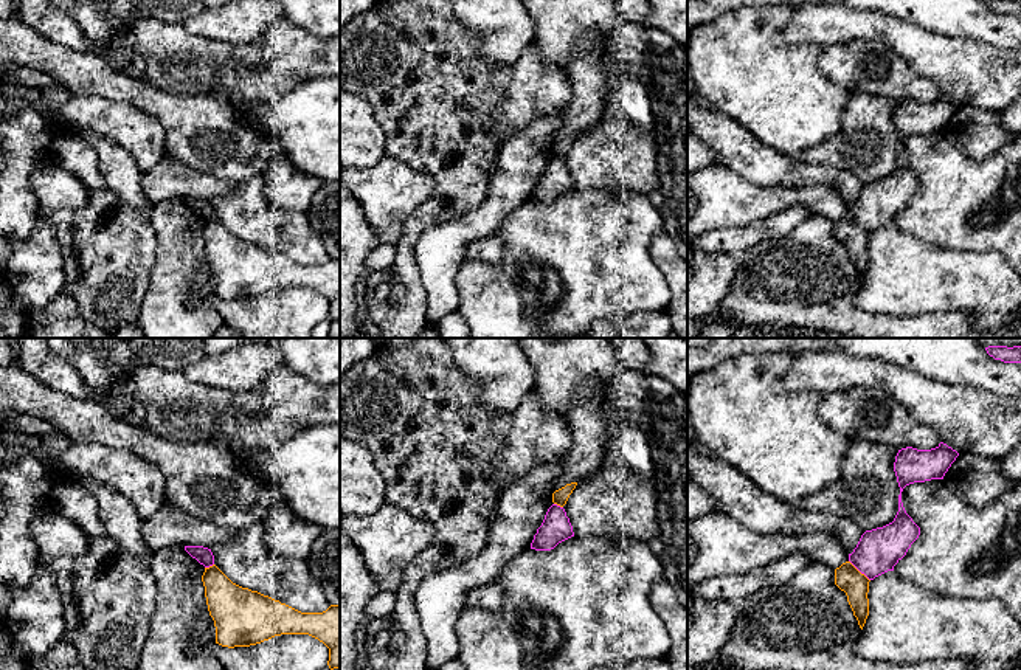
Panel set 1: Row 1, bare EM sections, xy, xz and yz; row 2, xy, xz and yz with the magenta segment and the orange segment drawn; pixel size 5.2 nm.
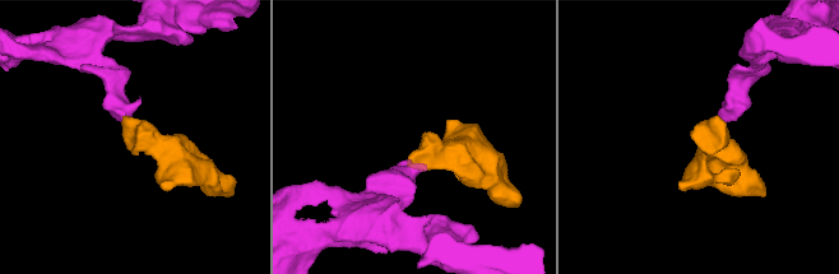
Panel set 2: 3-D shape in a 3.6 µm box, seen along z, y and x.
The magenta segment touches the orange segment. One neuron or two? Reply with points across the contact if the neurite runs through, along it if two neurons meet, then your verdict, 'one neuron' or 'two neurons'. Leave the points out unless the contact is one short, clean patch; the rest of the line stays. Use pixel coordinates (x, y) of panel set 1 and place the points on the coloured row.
border along yz (849, 560), (869, 580); two neurons

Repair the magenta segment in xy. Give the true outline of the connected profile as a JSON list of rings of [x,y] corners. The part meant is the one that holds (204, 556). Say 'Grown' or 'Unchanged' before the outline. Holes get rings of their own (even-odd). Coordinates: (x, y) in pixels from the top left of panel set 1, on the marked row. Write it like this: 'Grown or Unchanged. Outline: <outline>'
Unchanged. Outline: [[[185,546],[185,551],[196,558],[200,565],[205,568],[209,568],[214,565],[214,555],[211,549],[203,547],[203,546]]]

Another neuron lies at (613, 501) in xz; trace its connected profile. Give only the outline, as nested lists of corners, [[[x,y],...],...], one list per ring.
[[[611,461],[579,481],[566,504],[577,538],[614,537],[652,541],[659,535],[656,485],[621,461]]]

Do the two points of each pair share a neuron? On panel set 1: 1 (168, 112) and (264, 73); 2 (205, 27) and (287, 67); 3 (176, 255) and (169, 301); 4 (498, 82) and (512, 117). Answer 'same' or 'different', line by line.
1: different
2: different
3: same
4: different

